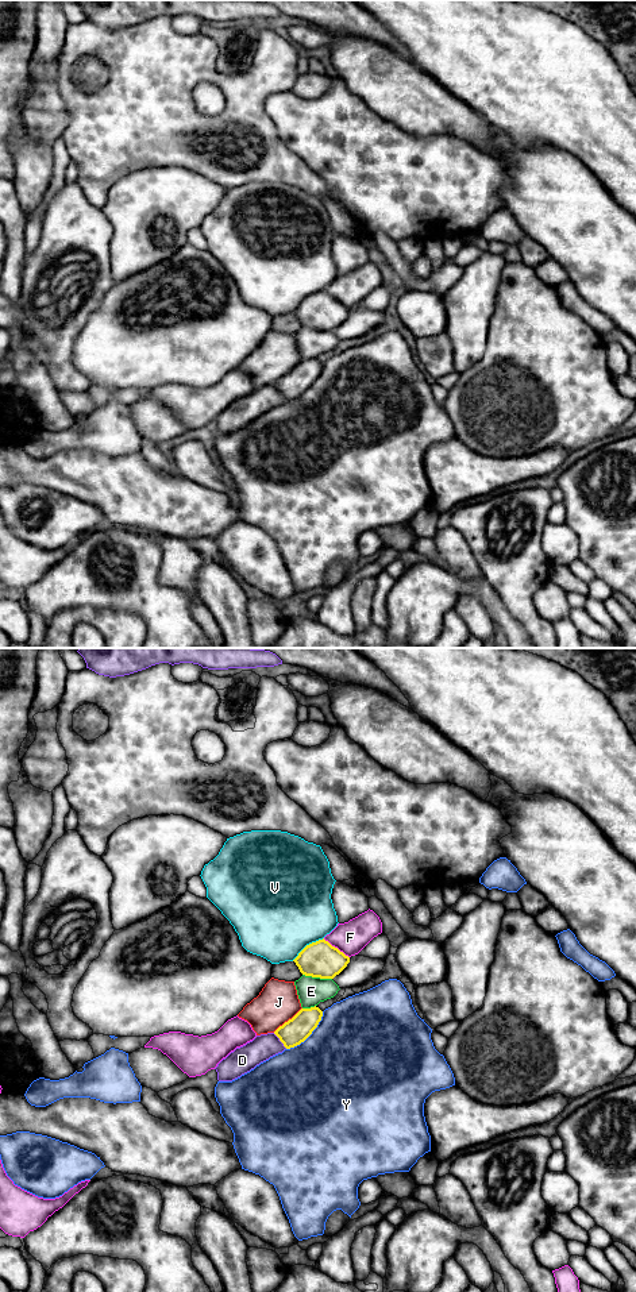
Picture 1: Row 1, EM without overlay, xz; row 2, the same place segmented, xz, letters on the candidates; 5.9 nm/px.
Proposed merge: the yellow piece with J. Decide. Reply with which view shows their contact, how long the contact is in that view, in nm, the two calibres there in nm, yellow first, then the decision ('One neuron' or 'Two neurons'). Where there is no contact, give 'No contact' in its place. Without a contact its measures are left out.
Touches yellow in xz. Shared border 220 nm. Thickness 160 nm (yellow) against 240 nm. One neuron

